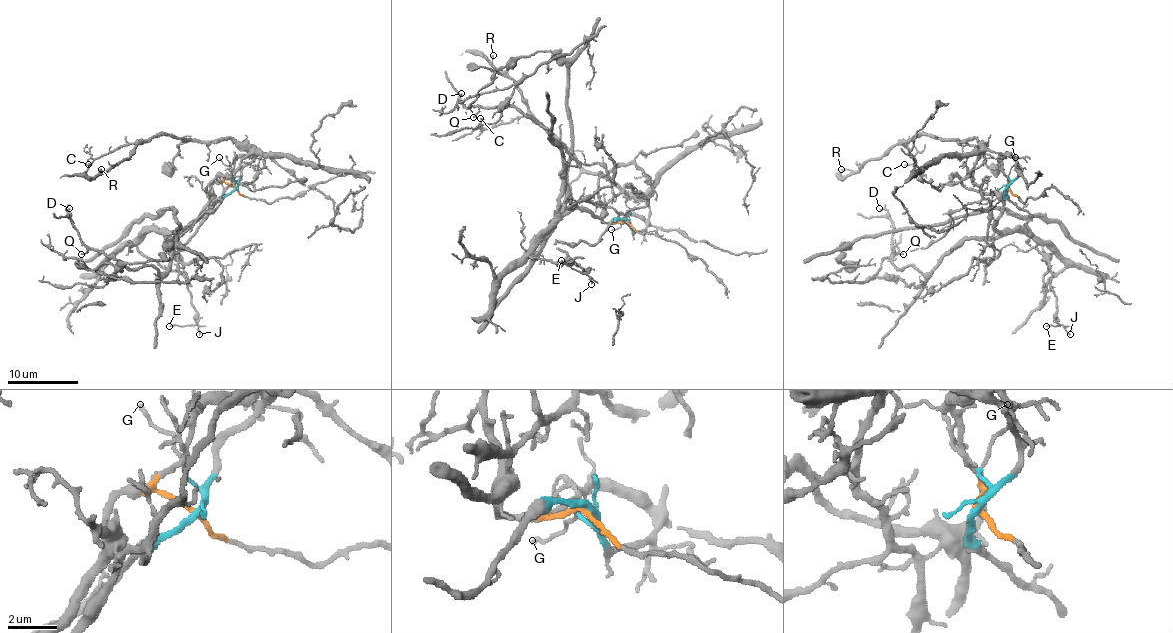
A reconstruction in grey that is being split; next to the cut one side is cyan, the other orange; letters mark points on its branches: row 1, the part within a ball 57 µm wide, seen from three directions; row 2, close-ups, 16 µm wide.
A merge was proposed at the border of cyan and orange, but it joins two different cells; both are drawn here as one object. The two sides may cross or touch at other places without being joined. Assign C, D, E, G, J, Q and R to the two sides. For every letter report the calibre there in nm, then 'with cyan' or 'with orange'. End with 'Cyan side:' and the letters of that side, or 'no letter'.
C: 140 nm | with cyan
D: 130 nm | with orange
E: 140 nm | with cyan
G: 130 nm | with cyan
J: 150 nm | with cyan
Q: 150 nm | with orange
R: 130 nm | with cyan
Cyan side: C, E, G, J, R

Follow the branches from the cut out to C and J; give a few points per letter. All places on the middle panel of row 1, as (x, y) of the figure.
C: (627, 221), (634, 233), (648, 224), (648, 205), (588, 174), (527, 116), (485, 130), (479, 117)
J: (627, 221), (616, 219), (595, 244), (581, 240), (576, 244), (555, 244), (583, 270), (588, 270), (592, 284)

